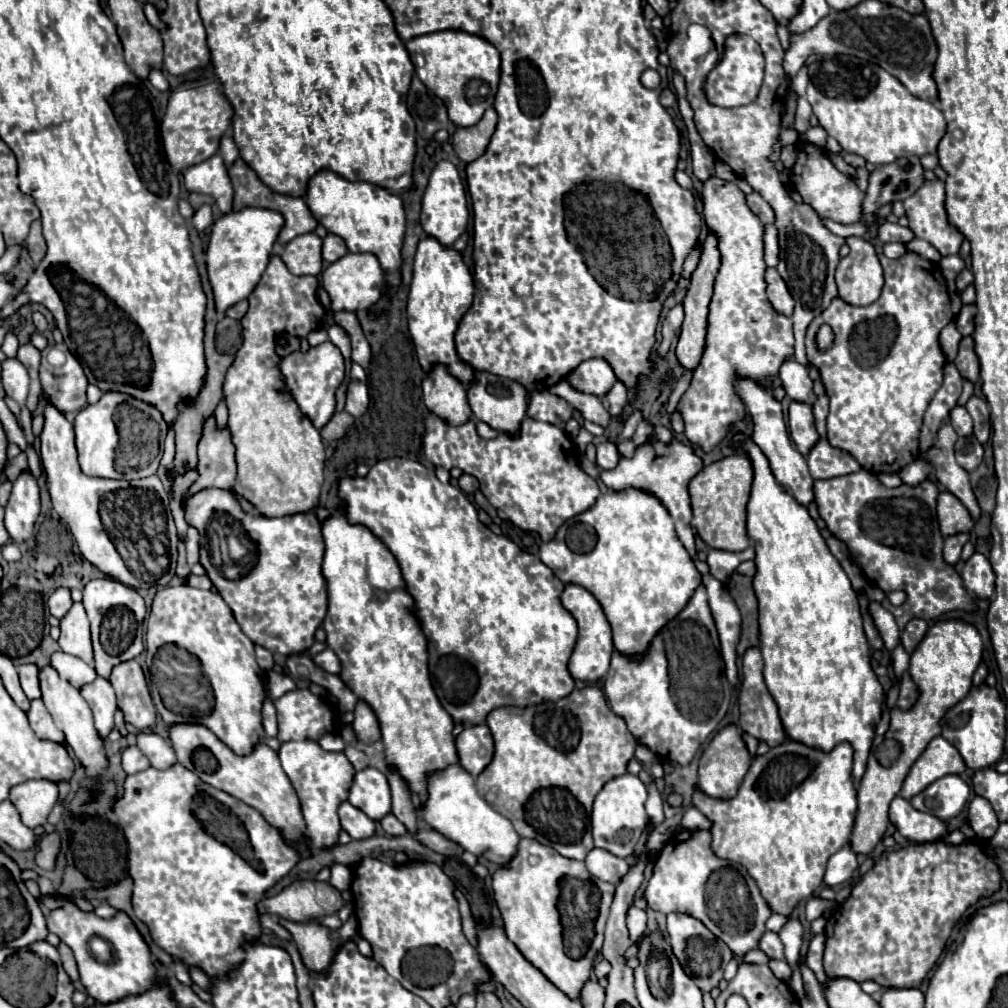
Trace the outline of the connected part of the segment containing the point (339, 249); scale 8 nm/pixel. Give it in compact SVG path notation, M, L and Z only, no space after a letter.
M328 234L324 238L324 246L322 246L322 258L326 262L336 262L338 258L346 256L348 254L348 248L346 248L346 242L336 236L336 234Z

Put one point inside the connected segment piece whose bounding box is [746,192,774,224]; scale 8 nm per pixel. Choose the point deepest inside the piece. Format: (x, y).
(758, 205)

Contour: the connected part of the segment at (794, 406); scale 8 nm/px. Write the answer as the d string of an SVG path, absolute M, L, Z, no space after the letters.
M792 402L790 412L788 412L788 426L790 426L790 436L796 444L796 448L806 456L808 450L816 444L818 432L814 426L814 416L812 416L812 406L806 402Z

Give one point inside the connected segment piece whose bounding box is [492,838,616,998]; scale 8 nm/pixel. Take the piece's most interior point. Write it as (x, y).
(526, 890)

